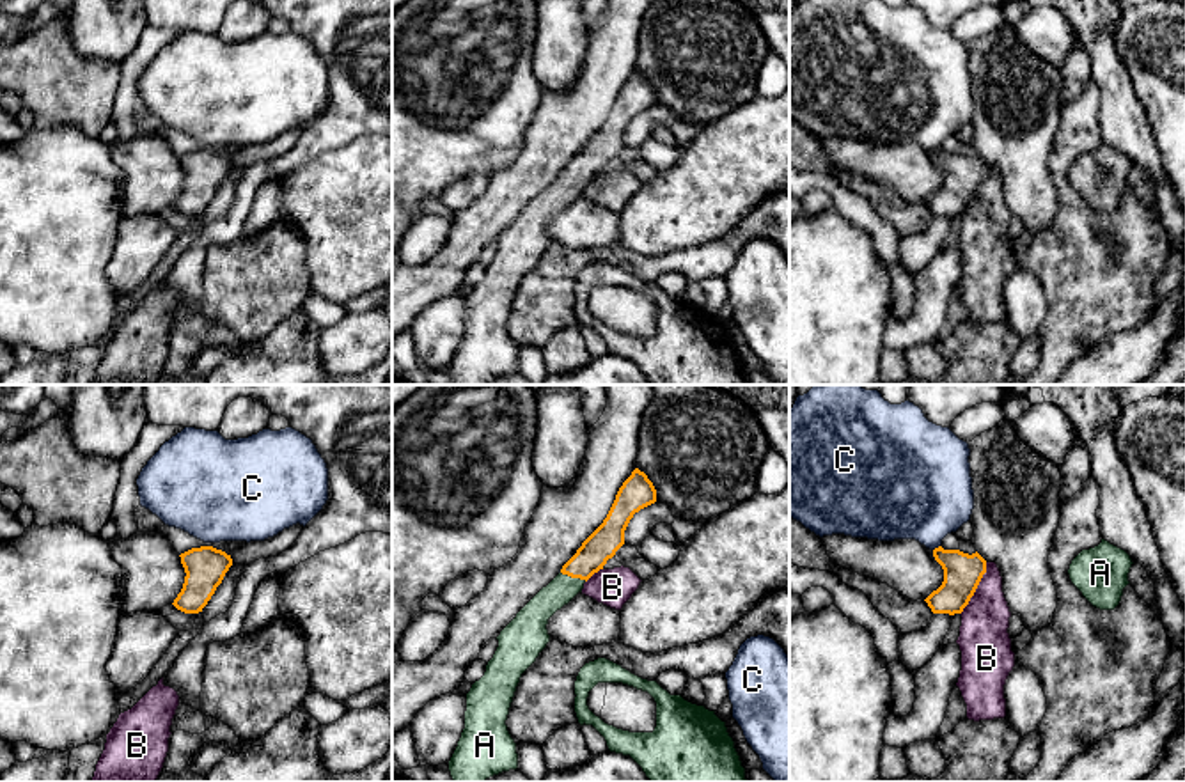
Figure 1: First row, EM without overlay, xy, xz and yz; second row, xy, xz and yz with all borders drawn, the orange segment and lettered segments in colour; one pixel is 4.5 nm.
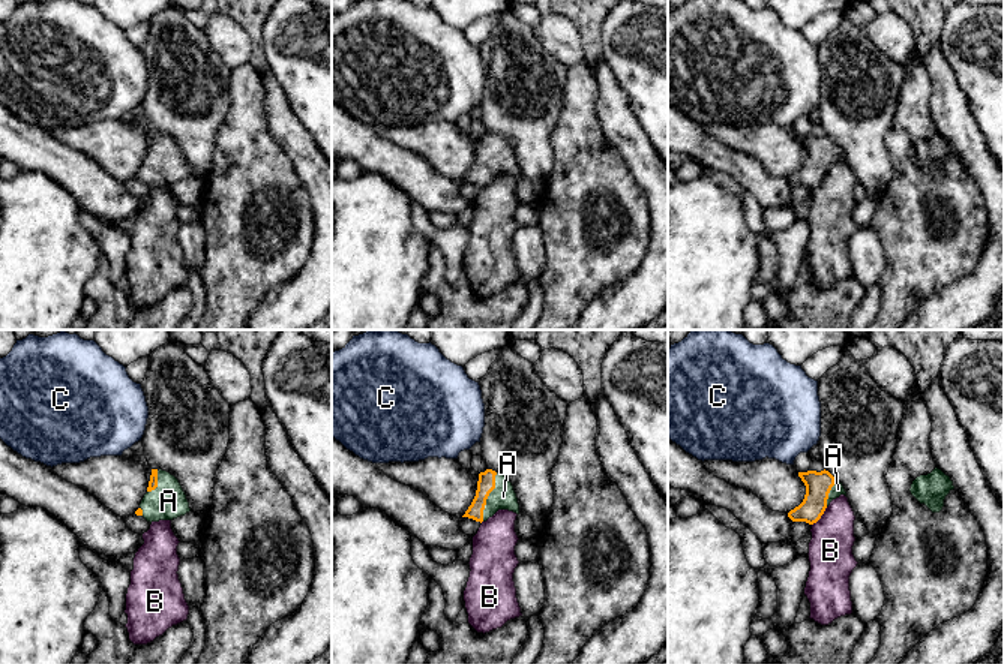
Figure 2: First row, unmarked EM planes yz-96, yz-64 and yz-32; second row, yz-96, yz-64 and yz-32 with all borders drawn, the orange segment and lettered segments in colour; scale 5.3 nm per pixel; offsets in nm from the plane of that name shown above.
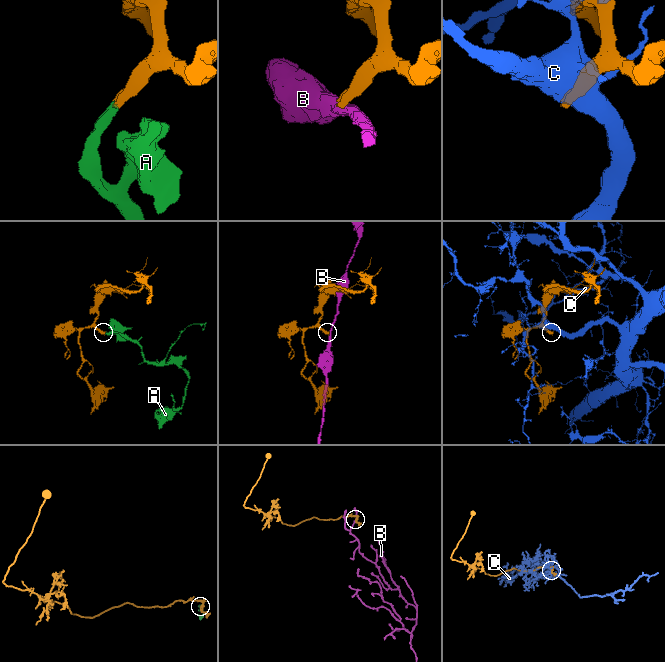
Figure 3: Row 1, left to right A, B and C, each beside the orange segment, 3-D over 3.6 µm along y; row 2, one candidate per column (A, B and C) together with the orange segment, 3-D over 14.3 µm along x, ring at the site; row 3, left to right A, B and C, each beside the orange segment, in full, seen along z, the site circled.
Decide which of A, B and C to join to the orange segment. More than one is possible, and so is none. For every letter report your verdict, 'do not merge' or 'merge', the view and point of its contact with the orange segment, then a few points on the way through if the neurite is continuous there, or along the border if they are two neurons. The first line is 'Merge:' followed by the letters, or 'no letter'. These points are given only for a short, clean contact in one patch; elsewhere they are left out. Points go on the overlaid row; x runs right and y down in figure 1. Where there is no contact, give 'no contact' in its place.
Merge: A
A: merge; meets orange in xz at (573, 577); runs through xz (602, 545), (573, 577), (534, 616)
B: do not merge; meets orange in yz at (976, 587)
C: do not merge; meets orange in yz at (935, 548)

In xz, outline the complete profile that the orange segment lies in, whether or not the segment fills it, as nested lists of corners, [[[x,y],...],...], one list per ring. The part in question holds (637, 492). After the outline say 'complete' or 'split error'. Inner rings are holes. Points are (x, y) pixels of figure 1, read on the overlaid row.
[[[635,468],[619,488],[603,523],[582,543],[561,573],[500,631],[484,676],[467,693],[465,729],[449,761],[454,782],[484,782],[518,768],[516,743],[506,720],[522,674],[550,642],[548,619],[624,544],[635,512],[656,502],[656,489]]]; split error

